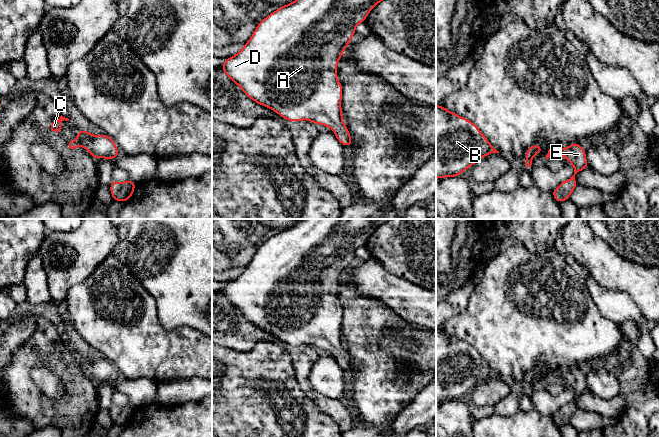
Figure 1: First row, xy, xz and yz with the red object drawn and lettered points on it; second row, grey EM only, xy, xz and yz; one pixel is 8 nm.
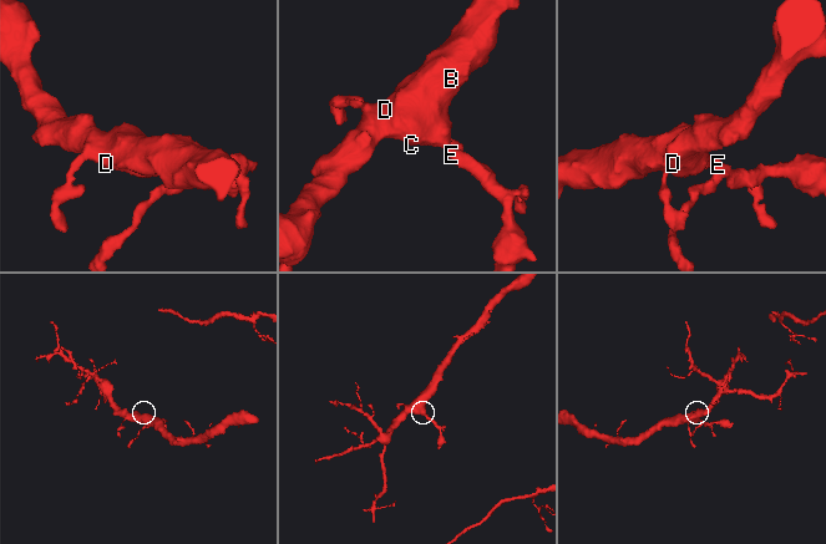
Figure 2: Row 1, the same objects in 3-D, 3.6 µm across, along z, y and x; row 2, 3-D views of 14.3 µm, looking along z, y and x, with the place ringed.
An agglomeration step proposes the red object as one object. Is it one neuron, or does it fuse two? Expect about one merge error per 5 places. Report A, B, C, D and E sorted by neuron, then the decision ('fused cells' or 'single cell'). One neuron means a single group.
A B C D E | single cell

